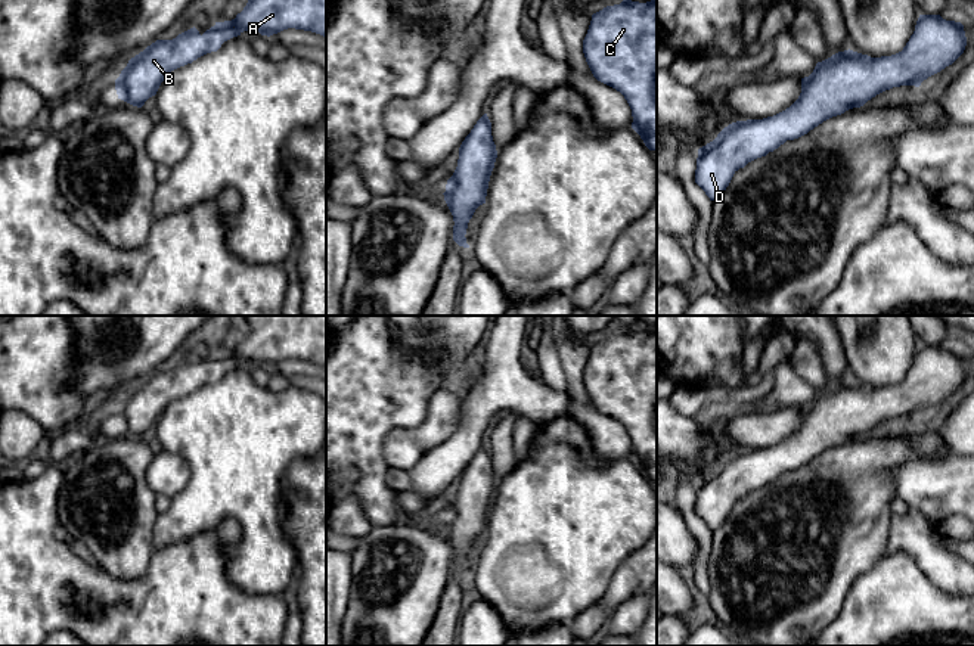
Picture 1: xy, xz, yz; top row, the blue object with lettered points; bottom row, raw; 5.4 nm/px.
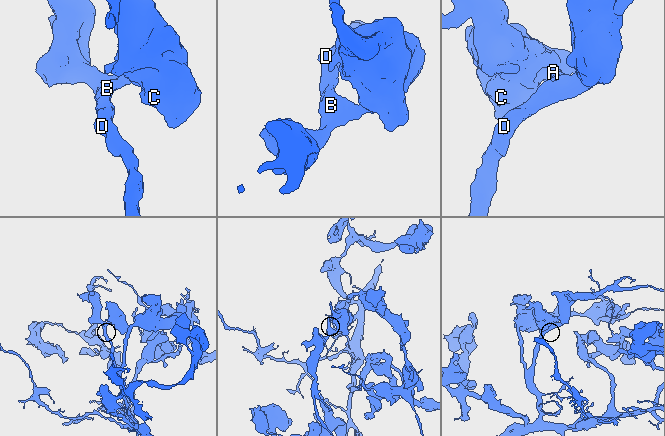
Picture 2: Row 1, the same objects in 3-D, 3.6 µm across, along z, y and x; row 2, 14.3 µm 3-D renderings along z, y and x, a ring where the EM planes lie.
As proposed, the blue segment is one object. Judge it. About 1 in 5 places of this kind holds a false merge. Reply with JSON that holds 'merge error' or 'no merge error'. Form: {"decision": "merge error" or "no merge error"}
{"decision": "no merge error"}

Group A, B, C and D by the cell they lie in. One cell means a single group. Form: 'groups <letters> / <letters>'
groups A B C D

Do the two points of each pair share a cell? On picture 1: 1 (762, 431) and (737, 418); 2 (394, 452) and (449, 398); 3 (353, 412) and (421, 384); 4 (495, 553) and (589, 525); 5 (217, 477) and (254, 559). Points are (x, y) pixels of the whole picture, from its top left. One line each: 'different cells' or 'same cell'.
1: same cell
2: same cell
3: same cell
4: same cell
5: same cell

